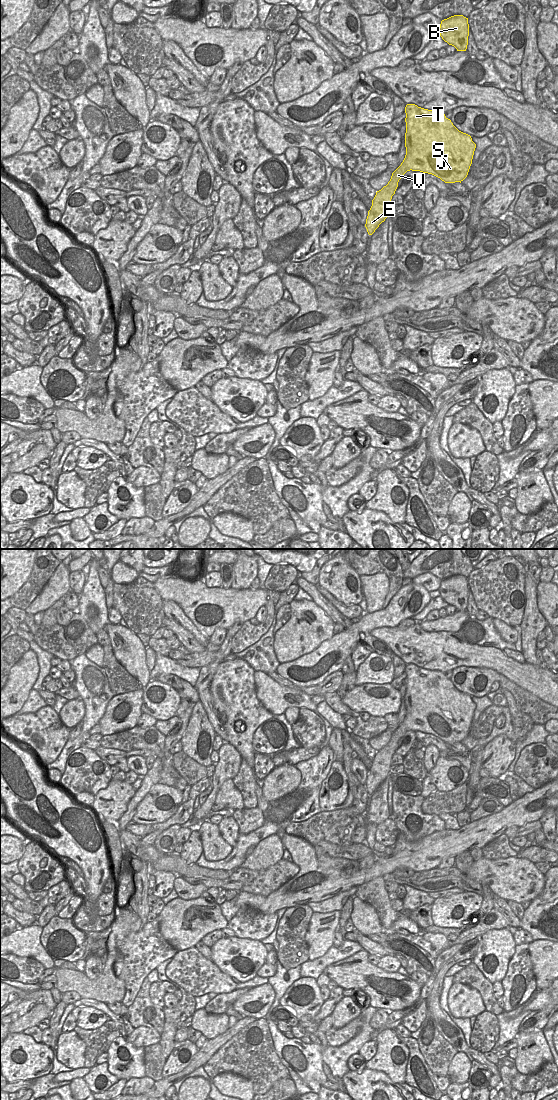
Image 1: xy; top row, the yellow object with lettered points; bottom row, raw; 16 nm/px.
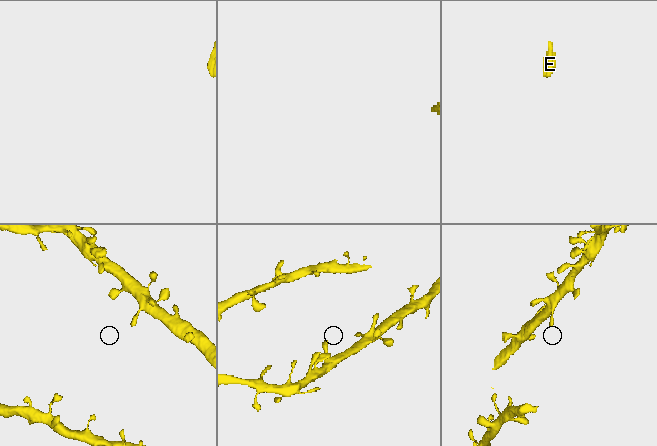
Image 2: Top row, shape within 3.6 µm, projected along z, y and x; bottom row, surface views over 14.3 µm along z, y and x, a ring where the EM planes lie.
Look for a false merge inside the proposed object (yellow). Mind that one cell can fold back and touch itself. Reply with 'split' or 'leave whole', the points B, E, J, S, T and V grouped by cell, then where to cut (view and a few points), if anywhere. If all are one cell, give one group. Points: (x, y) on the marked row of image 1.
leave whole; B E J S T V; no cut

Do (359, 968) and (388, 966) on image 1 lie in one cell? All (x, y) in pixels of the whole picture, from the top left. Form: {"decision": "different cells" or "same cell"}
{"decision": "different cells"}

